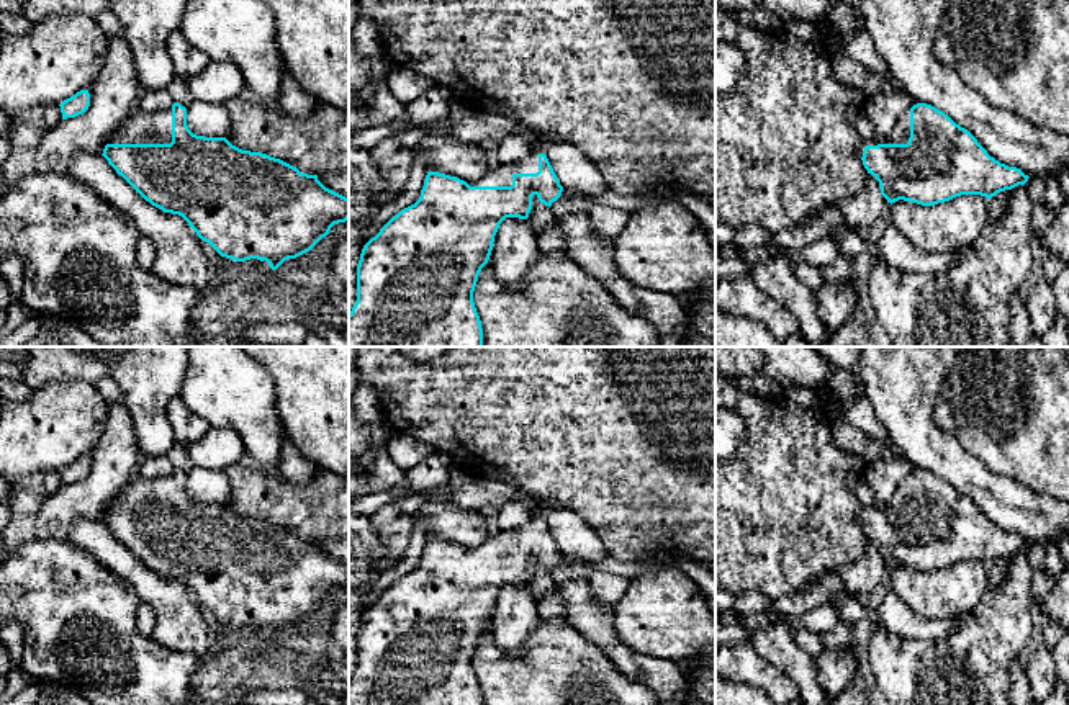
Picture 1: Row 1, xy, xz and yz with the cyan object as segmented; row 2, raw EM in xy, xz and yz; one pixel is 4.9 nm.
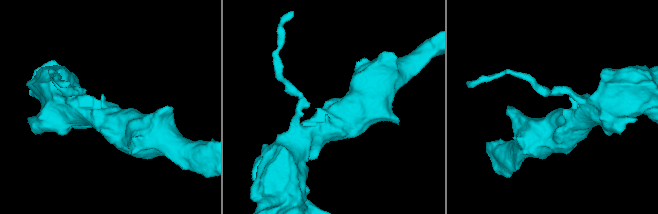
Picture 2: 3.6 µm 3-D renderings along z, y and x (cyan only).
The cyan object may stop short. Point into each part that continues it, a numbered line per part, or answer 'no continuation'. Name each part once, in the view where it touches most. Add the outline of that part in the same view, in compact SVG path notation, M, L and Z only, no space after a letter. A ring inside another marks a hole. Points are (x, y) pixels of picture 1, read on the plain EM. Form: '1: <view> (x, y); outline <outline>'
1: xy (139, 494); outline M139 474L111 499L108 510L170 510L172 474L144 479Z

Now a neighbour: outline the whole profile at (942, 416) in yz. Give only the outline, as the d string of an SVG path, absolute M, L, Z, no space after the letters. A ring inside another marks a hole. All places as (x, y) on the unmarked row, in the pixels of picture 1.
M941 396L935 406L933 411L933 422L938 429L941 429L946 433L954 435L954 420L949 404Z

